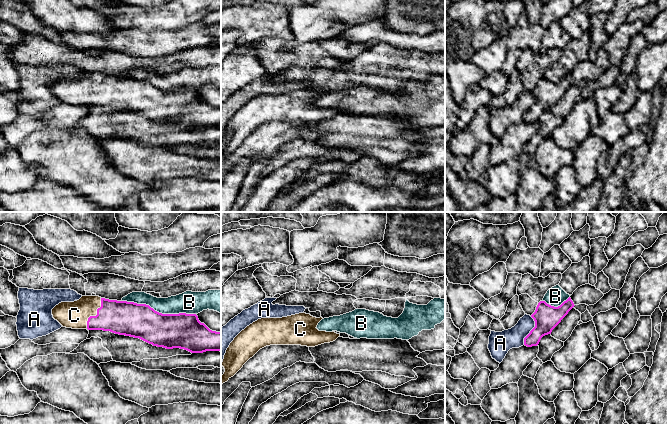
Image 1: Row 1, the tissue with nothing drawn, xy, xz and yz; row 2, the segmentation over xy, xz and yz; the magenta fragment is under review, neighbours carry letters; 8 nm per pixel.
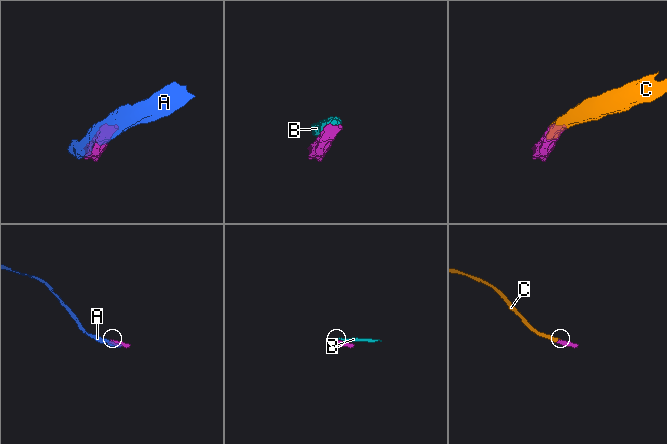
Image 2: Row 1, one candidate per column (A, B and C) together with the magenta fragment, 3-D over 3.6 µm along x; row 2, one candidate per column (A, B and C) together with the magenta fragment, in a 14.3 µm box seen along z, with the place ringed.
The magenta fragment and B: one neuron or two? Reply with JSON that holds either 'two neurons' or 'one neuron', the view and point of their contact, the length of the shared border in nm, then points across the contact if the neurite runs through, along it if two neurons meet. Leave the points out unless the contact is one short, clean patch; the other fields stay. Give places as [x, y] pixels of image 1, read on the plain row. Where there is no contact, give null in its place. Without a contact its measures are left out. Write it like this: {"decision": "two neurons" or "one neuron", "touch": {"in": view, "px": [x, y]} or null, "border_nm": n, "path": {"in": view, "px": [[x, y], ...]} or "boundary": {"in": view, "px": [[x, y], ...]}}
{"decision": "two neurons", "touch": {"in": "xy", "px": [158, 88]}, "border_nm": 600}

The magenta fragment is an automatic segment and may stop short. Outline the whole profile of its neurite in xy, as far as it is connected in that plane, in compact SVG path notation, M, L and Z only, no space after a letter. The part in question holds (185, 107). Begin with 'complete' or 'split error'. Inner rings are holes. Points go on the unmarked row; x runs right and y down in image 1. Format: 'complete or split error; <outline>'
split error; M82 72L74 78L59 79L52 85L52 91L55 96L66 104L110 107L119 111L139 114L153 122L166 125L180 124L191 129L203 129L206 127L221 128L221 108L210 106L204 99L199 97L196 90L162 90L146 80L109 76L99 72Z

